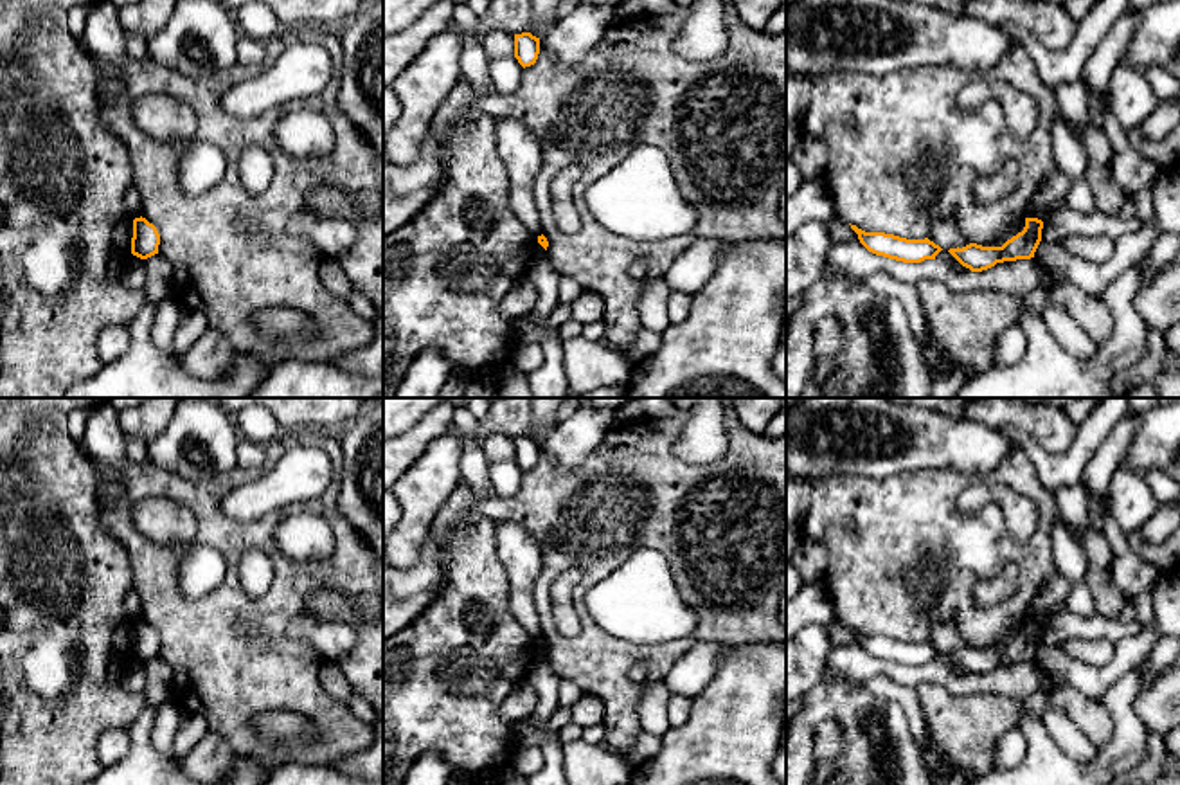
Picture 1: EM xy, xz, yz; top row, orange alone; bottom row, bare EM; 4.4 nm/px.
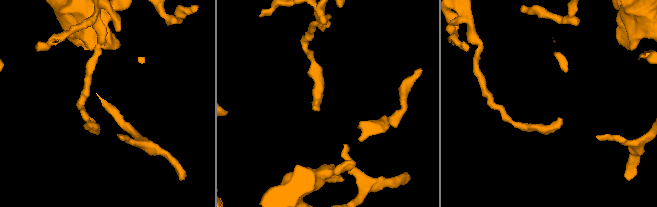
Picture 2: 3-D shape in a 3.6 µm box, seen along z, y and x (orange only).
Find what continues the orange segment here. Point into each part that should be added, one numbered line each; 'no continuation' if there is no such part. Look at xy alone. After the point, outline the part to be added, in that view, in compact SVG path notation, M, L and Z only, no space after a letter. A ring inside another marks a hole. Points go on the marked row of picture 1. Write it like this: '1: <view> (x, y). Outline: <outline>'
no continuation

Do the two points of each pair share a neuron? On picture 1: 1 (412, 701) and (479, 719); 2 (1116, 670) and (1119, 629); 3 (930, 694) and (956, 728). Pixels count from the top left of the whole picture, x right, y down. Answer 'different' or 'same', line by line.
1: same
2: different
3: same

